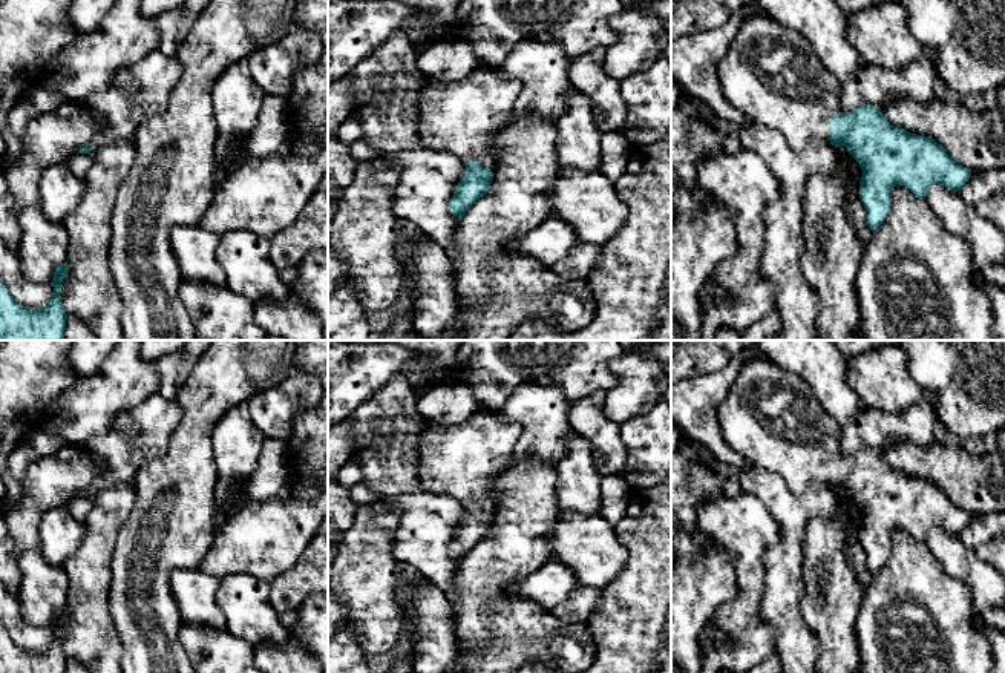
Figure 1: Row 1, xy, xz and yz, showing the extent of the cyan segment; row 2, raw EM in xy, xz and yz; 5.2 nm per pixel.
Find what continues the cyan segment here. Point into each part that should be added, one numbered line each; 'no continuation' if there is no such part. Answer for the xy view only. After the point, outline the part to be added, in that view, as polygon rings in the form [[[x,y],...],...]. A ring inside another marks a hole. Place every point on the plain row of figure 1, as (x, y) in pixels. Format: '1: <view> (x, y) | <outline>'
1: xy (140, 434) | [[[155,392],[121,412],[104,435],[81,443],[80,446],[100,463],[95,480],[87,488],[90,498],[103,489],[130,481],[146,461],[164,455],[181,419],[178,402]]]

